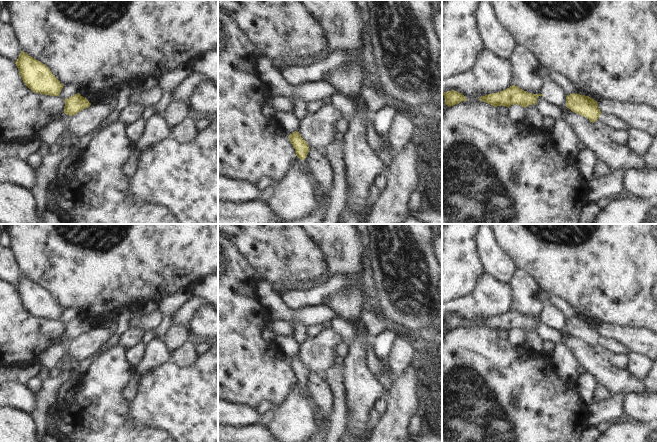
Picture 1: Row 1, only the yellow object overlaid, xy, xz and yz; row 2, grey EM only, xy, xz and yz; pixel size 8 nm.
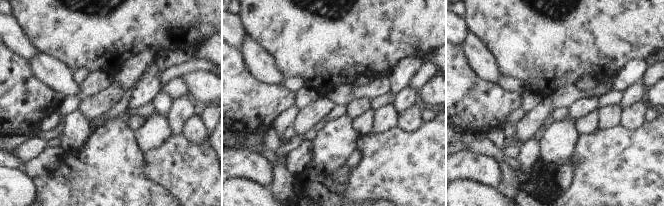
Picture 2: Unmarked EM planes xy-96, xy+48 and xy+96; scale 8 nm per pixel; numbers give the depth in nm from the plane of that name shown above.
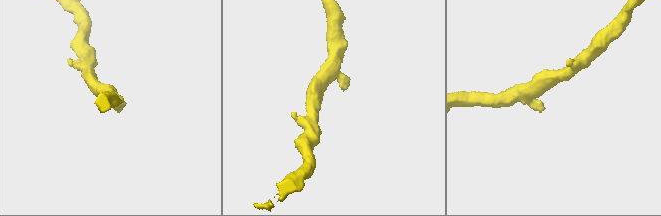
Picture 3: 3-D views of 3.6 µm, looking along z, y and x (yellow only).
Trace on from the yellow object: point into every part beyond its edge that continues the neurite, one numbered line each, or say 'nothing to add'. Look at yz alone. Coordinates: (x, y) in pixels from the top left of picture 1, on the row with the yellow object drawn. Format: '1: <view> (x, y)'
1: yz (611, 121).

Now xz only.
1: xz (317, 216).

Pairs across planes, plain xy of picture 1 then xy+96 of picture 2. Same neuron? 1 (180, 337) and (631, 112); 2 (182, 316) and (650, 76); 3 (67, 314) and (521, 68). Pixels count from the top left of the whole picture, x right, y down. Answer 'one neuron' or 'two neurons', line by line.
1: two neurons
2: one neuron
3: two neurons

